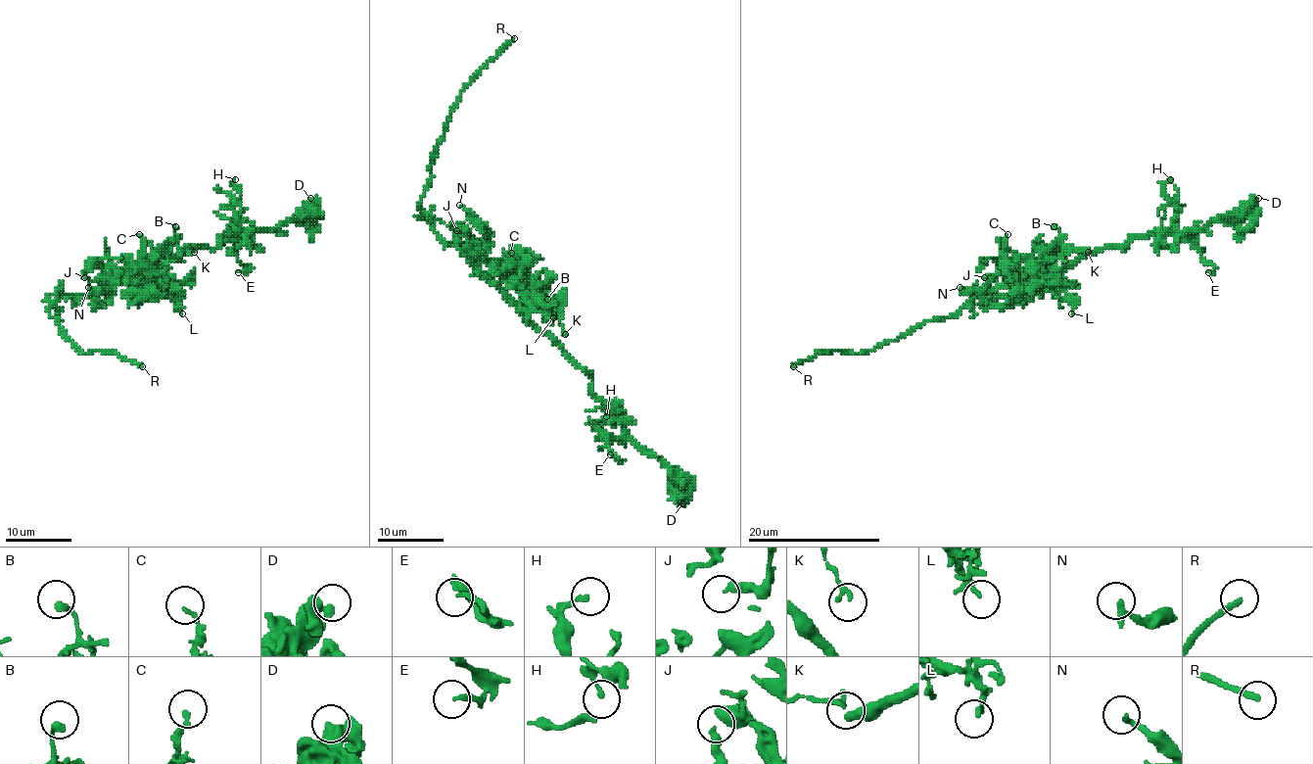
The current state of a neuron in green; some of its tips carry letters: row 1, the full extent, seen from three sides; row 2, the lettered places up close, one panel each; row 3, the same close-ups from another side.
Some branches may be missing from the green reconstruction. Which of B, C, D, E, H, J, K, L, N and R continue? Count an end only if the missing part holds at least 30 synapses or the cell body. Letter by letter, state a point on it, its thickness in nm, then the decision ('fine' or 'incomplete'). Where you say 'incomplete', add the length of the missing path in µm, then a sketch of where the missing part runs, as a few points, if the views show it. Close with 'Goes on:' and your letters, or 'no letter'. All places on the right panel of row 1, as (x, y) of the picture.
B: place (1054, 226); calibre 300 nm; fine
C: place (1008, 234); calibre 130 nm; fine
D: place (1258, 198); calibre 360 nm; fine
E: place (1208, 272); calibre 200 nm; fine
H: place (1170, 179); calibre 180 nm; fine
J: place (984, 277); calibre 320 nm; fine
K: place (1088, 252); calibre 110 nm; fine
L: place (1071, 313); calibre 90 nm; fine
N: place (960, 287); calibre 240 nm; fine
R: place (793, 366); calibre 240 nm; incomplete; missing 40 µm
Goes on: R

